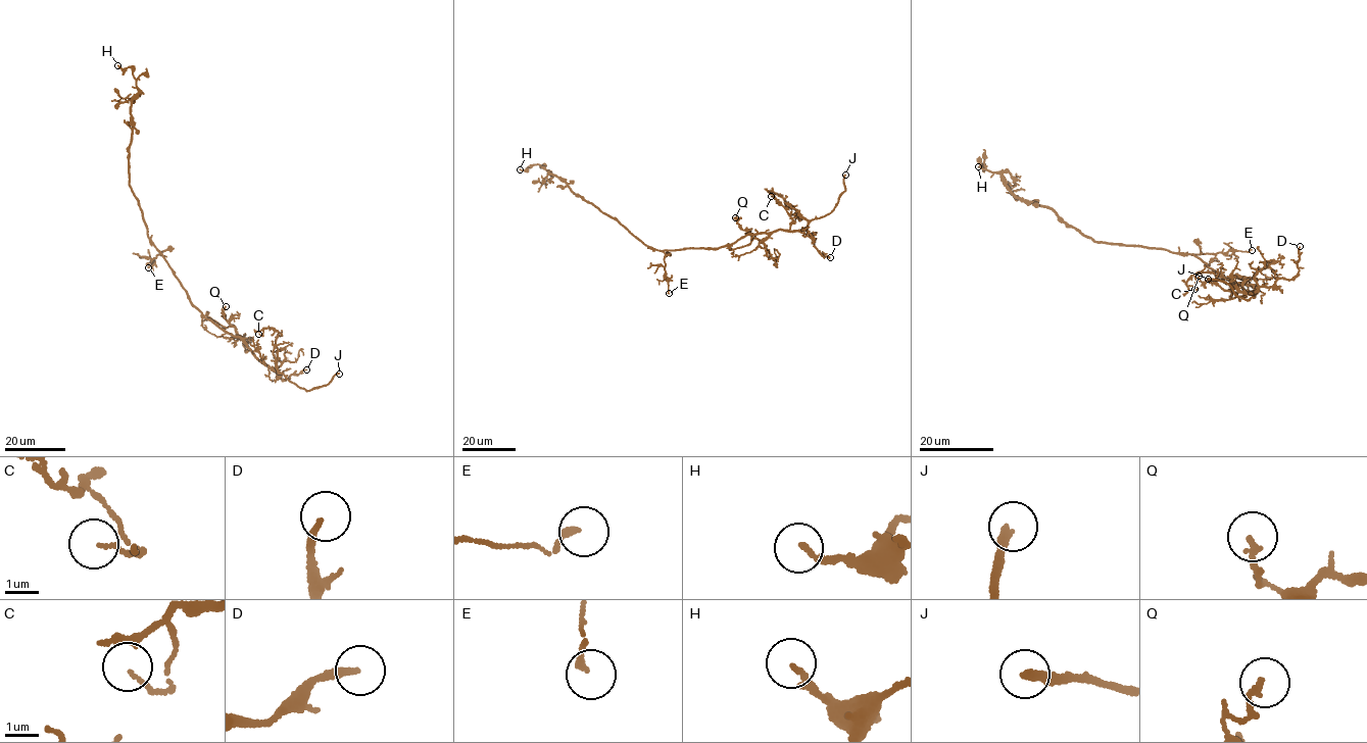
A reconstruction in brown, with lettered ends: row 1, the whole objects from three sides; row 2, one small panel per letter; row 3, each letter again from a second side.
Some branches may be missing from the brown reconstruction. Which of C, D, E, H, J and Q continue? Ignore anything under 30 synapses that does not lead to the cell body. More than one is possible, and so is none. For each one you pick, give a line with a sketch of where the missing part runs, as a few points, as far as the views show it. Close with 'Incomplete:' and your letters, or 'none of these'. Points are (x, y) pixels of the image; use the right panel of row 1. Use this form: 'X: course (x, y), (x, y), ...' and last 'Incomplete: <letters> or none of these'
J: course (1208, 279), (1224, 264), (1222, 261)
Incomplete: J

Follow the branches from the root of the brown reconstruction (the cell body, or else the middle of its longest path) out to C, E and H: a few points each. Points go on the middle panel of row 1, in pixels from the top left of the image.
C: (675, 250), (720, 248), (749, 234), (807, 227), (782, 197), (771, 191), (771, 196)
E: (675, 250), (664, 251), (669, 293)
H: (675, 250), (660, 250), (644, 243), (619, 221), (572, 191), (565, 181), (542, 166), (533, 164), (520, 169)

